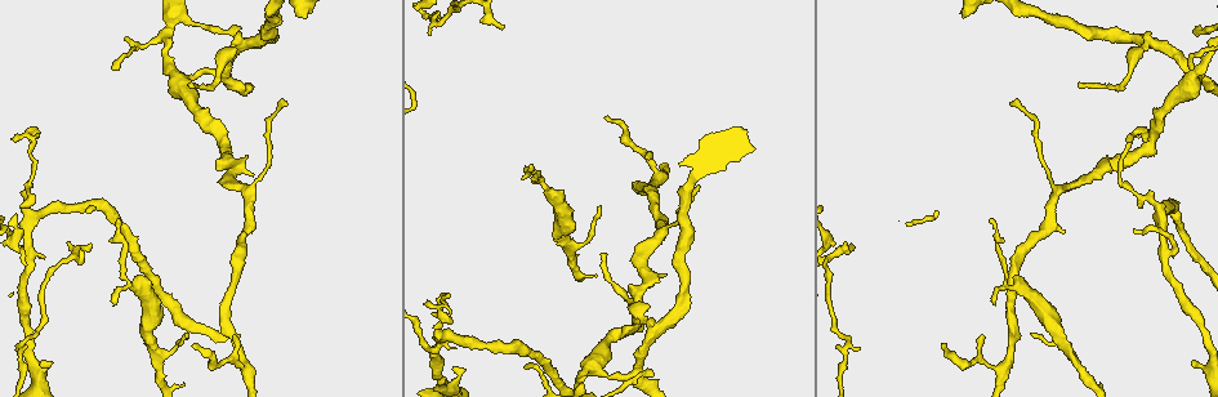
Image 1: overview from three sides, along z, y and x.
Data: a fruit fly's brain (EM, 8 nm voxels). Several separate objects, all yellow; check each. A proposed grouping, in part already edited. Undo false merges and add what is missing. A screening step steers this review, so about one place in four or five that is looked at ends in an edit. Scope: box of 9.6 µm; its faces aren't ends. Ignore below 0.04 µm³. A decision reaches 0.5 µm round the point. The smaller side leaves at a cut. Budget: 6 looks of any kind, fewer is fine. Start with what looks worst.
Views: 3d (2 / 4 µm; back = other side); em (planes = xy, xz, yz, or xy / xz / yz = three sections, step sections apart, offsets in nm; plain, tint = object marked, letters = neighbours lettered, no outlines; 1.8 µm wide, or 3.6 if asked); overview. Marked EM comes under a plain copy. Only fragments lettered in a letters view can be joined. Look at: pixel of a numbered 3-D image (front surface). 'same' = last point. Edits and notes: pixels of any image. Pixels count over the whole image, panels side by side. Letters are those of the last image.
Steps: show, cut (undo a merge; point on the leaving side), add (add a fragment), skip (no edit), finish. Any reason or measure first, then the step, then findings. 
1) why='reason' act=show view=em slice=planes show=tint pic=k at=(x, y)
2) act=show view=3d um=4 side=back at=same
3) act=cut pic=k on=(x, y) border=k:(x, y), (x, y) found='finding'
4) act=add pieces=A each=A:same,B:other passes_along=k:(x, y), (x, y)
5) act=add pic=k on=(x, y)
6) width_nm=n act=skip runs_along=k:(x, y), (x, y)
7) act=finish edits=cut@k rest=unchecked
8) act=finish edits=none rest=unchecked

why='calibre changes' act=show view=em slice=planes show=letters pic=1 at=(139, 288)

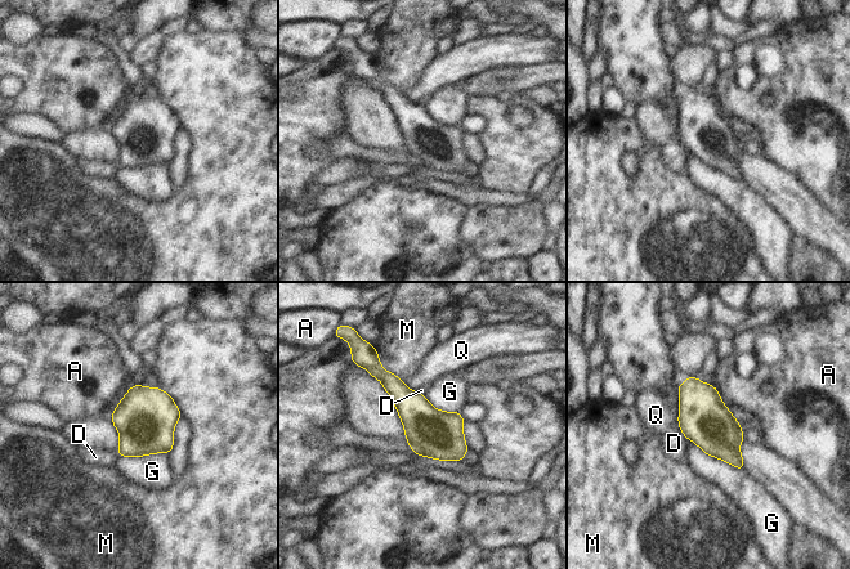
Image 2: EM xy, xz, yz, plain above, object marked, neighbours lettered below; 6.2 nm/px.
width_nm=300 act=skip each=A:other,D:other,G:other,M:other,Q:other found='one neuron here'

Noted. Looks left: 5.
why='free end' act=show view=em slice=xz step=4 show=letters pic=1 at=(532, 166)

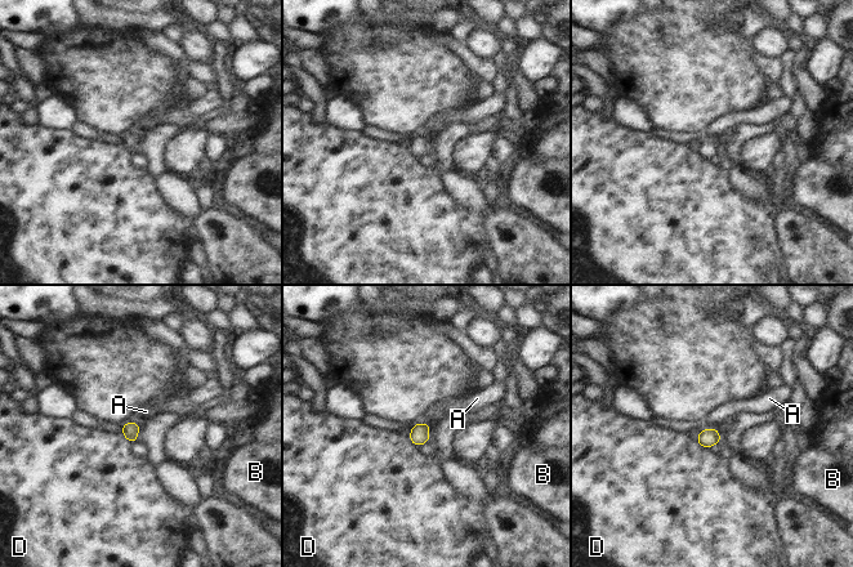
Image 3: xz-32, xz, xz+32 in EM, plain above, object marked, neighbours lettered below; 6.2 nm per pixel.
why='cut it another way' act=show view=em slice=planes show=letters at=same

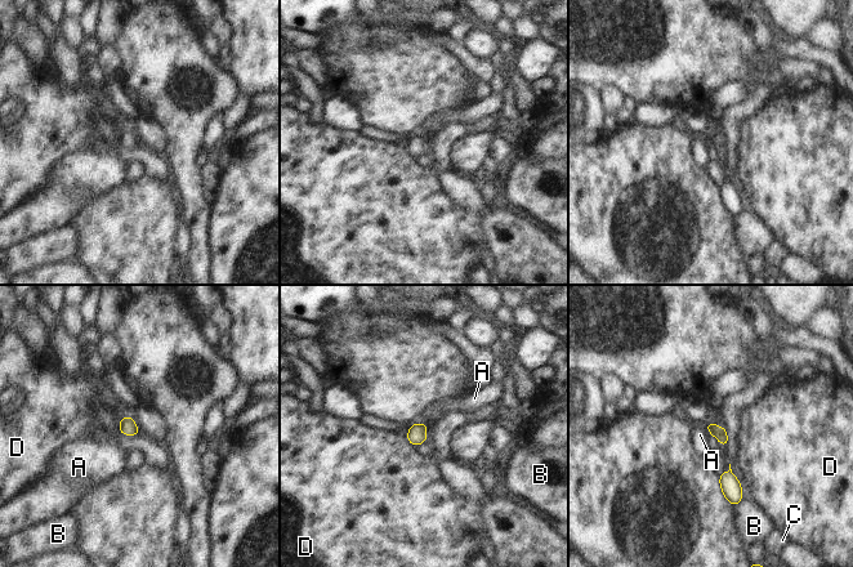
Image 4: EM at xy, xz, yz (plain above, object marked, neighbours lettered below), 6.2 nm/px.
act=skip each=A:other,B:other,C:other,D:other border=4:(412, 423), (423, 423), (425, 425) found='no lettered fragment goes on from it'

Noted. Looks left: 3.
why='thick end' act=show view=em um=3.6 slice=planes show=letters pic=1 at=(42, 362)

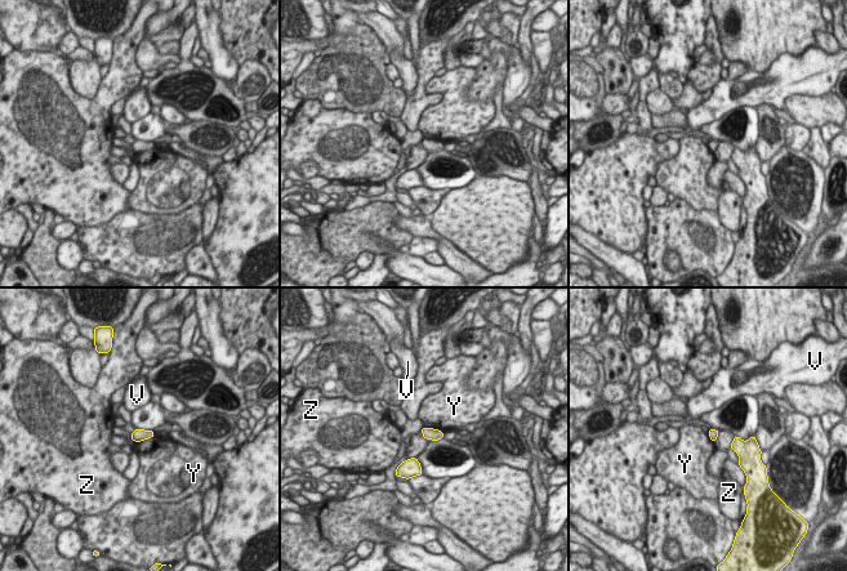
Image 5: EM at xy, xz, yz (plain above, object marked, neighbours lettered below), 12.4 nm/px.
longest_contact=Y:260nm act=skip each=V:other,Y:other,Z:other found='none of them fits'

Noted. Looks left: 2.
act=finish edits=none rest=unchecked

